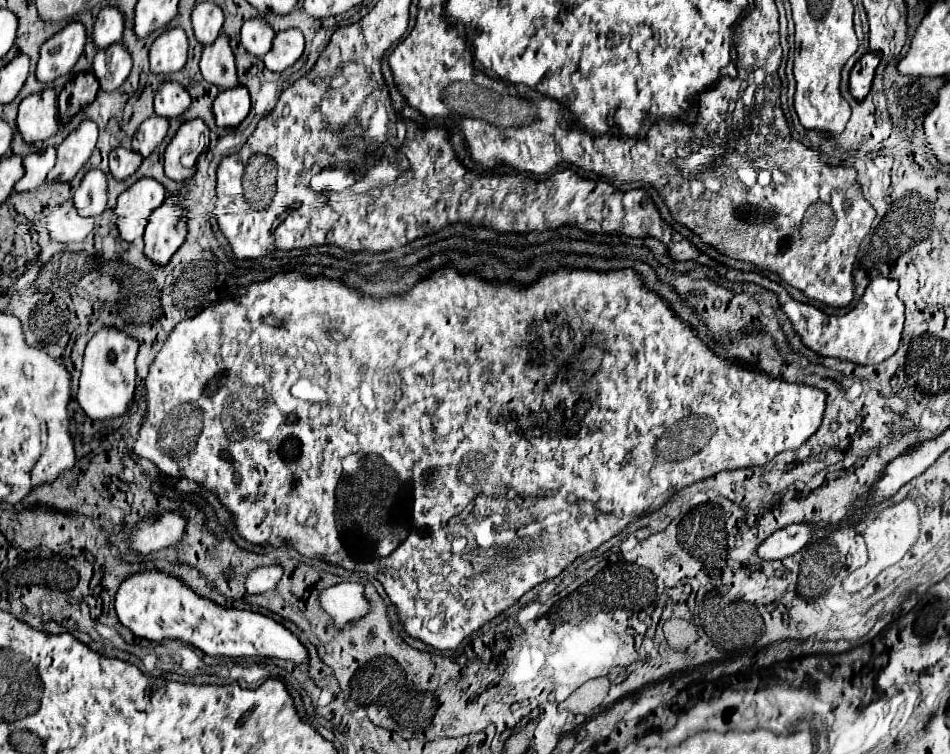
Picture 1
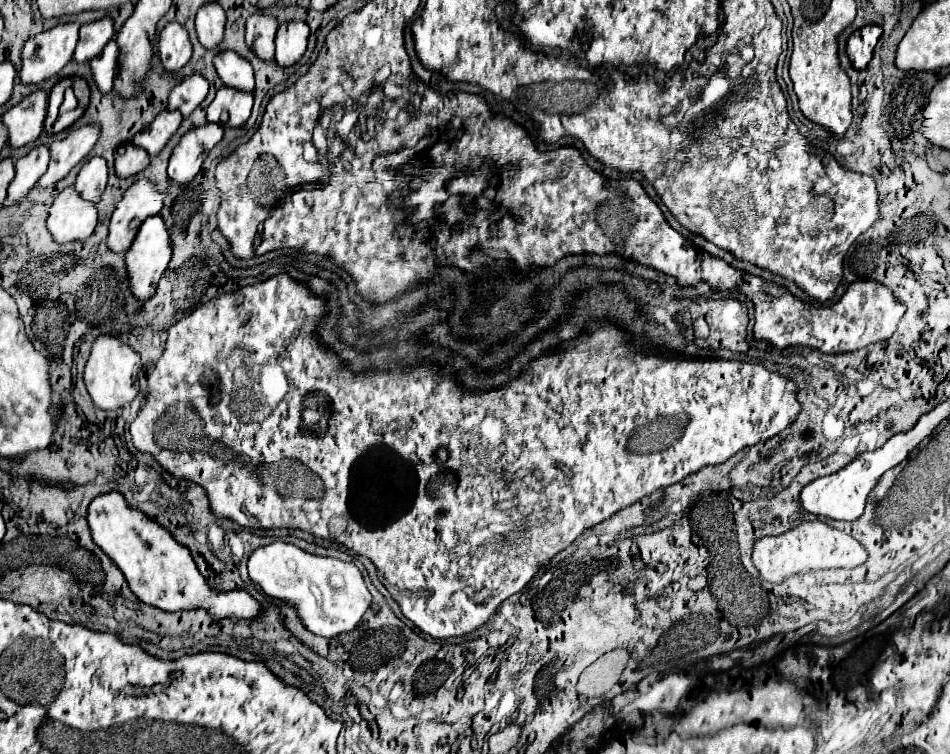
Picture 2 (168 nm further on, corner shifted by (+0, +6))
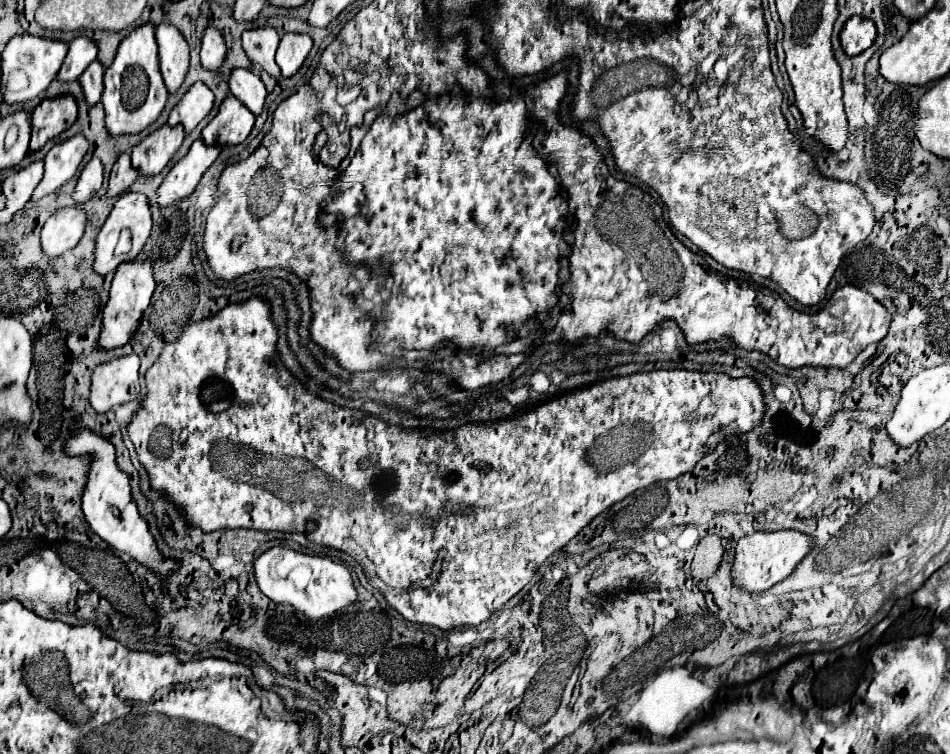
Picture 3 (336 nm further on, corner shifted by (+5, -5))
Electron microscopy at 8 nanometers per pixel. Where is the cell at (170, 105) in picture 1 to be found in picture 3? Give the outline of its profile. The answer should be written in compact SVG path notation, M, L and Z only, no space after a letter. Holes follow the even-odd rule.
M194 83L186 95L180 99L178 103L178 111L180 111L180 121L186 129L186 133L190 133L212 109L214 105L214 93L204 85L204 83Z

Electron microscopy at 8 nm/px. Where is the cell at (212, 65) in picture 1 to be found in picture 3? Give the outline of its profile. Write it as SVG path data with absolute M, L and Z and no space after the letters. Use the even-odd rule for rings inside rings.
M236 69L230 75L230 91L236 99L240 99L254 115L260 115L266 101L266 87L260 79L260 75L248 71L248 69Z

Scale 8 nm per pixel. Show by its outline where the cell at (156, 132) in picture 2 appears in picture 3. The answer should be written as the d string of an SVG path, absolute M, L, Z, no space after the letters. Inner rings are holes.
M164 125L132 149L132 165L146 177L158 175L184 141L184 127Z

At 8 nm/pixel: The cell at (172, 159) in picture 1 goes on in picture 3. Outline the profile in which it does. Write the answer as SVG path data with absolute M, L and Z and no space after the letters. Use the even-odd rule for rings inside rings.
M200 139L194 141L188 155L170 169L170 173L158 187L158 205L170 207L170 205L182 201L184 197L192 195L198 181L202 179L204 171L216 161L218 153L220 153L218 145L208 147Z

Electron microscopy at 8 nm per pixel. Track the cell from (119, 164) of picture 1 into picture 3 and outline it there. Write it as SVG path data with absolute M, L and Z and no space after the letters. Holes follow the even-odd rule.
M120 155L120 159L114 163L112 173L110 173L110 183L108 183L108 197L120 197L130 189L130 185L136 181L138 171L130 163L130 155Z

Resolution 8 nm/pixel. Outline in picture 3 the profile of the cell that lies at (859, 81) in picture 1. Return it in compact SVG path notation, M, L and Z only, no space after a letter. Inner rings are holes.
M850 17L840 31L840 43L846 55L858 55L872 45L876 39L876 27L870 19L864 17Z

